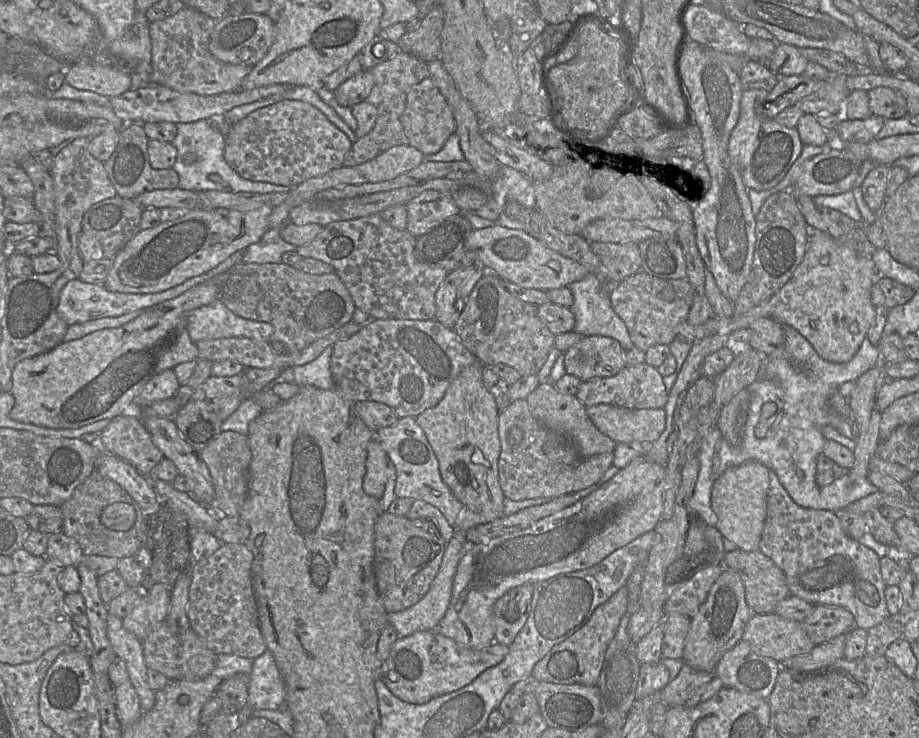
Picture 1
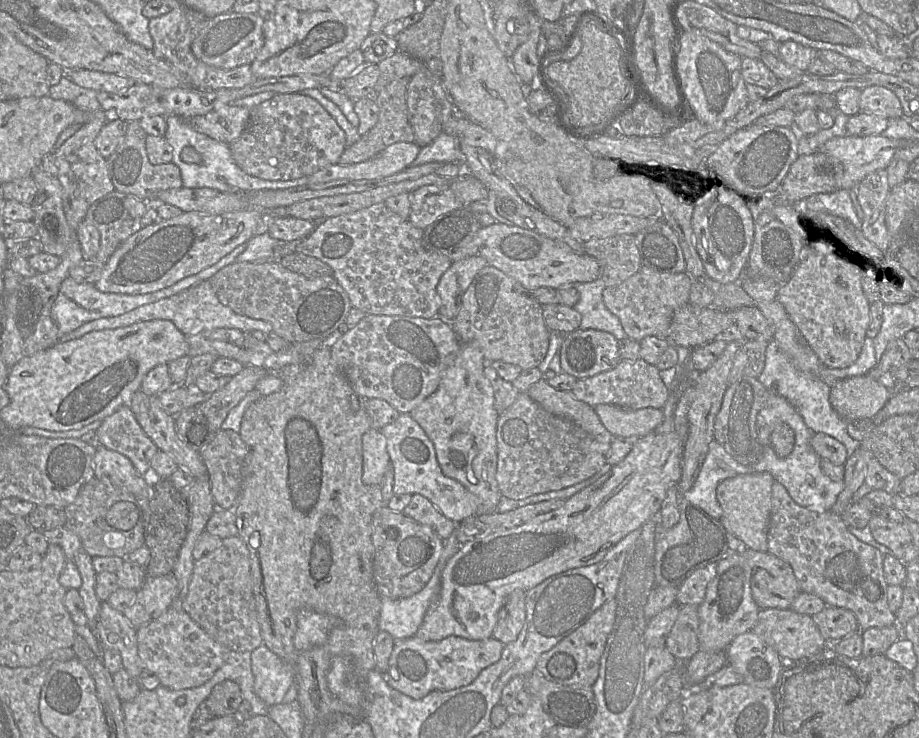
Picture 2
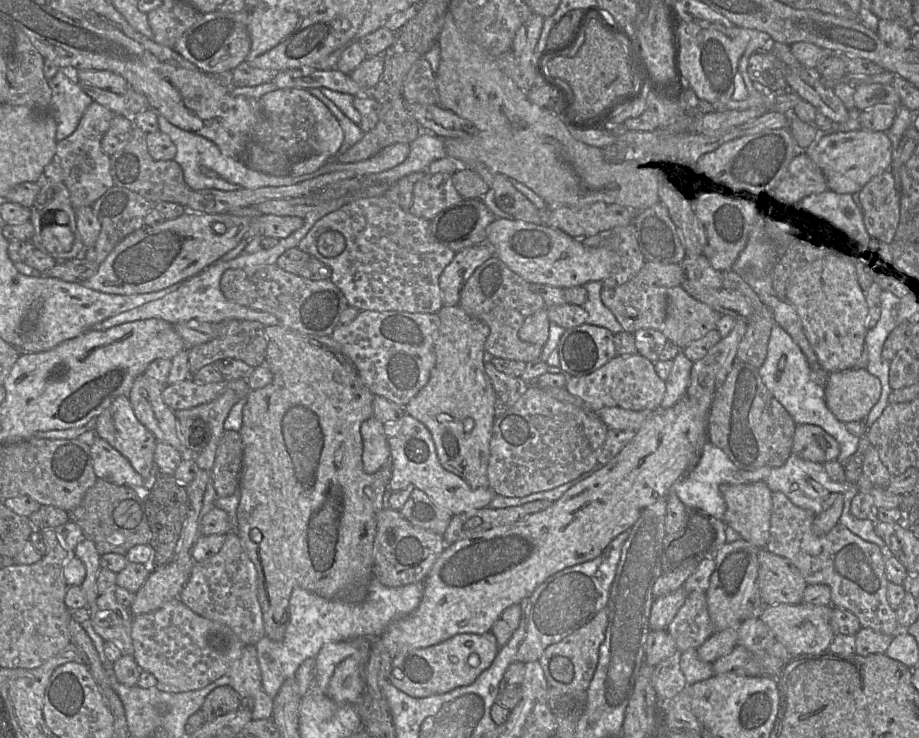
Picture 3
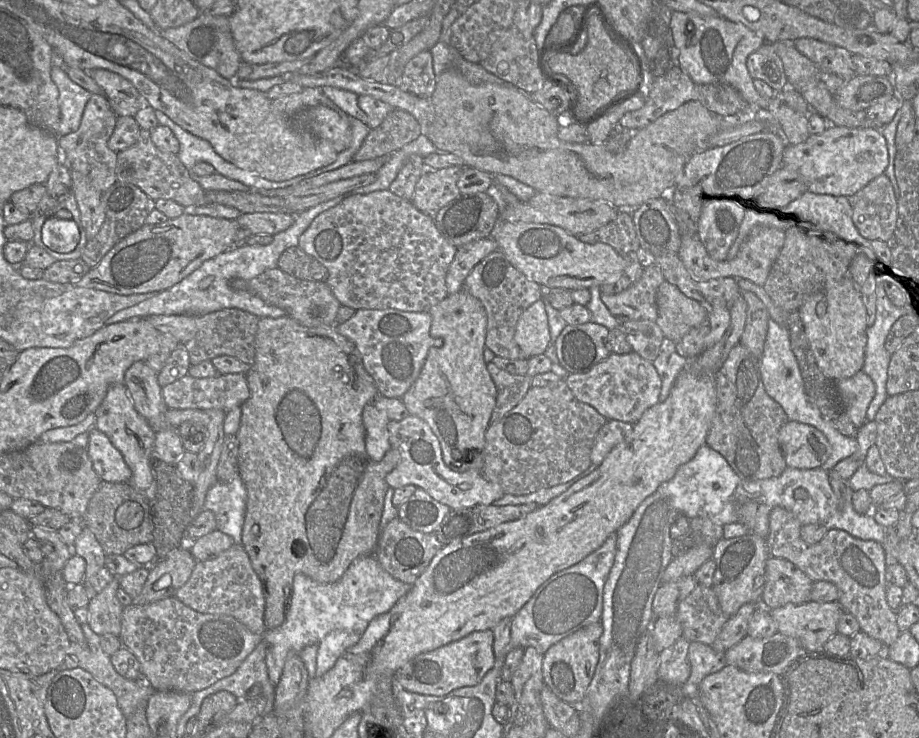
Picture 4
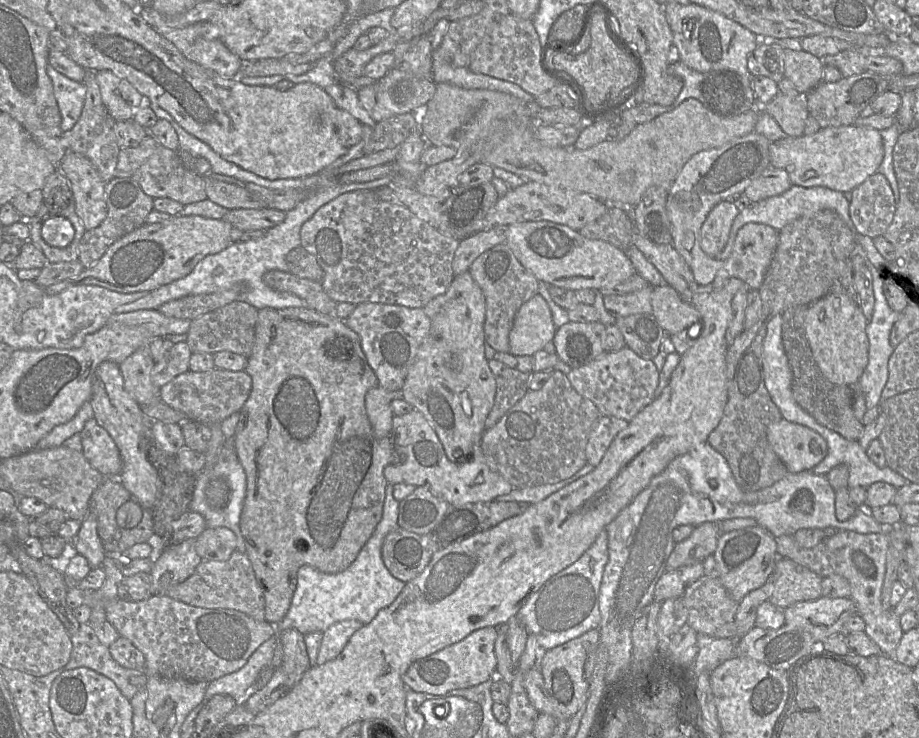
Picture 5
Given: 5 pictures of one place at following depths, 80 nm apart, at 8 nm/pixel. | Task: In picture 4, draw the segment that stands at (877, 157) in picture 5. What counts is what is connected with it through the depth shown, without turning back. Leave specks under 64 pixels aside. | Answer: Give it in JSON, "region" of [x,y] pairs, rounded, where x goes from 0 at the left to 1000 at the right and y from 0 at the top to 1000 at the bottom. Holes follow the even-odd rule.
{"region":[[[903,168],[897,179],[881,183],[874,194],[857,195],[851,214],[851,226],[867,230],[879,259],[908,266],[928,266],[948,244],[961,236],[966,222],[965,192],[958,175]]]}

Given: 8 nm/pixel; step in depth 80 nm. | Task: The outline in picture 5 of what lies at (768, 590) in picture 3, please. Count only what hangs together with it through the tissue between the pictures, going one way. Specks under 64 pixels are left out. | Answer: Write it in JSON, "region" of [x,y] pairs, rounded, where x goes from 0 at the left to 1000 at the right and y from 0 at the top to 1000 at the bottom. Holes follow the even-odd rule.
{"region":[[[847,756],[839,780],[841,802],[836,812],[842,821],[854,824],[872,814],[894,808],[894,782],[856,756]]]}

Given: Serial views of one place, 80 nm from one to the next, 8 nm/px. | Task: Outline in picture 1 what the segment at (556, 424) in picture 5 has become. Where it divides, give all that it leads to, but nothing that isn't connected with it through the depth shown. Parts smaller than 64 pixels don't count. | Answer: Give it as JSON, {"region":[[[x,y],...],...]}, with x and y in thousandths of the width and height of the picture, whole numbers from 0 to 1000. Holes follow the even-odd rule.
{"region":[[[564,541],[544,557],[542,587],[545,614],[542,623],[543,653],[550,673],[566,679],[579,675],[605,675],[626,668],[650,654],[667,630],[667,612],[633,621],[624,600],[614,589],[594,580],[580,565],[572,541]]]}

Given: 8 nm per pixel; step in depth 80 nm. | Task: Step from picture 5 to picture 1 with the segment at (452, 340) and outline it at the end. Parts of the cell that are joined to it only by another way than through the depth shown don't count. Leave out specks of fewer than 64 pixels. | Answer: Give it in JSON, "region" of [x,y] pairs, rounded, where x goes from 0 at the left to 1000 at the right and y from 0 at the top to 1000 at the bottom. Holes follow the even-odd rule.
{"region":[[[519,488],[506,497],[493,515],[482,539],[471,551],[453,565],[453,572],[462,587],[478,626],[478,637],[483,654],[502,680],[503,690],[493,711],[496,718],[508,721],[513,715],[542,703],[547,696],[550,671],[543,653],[542,623],[545,600],[542,587],[543,556],[538,537],[530,528],[524,515],[527,493]]]}

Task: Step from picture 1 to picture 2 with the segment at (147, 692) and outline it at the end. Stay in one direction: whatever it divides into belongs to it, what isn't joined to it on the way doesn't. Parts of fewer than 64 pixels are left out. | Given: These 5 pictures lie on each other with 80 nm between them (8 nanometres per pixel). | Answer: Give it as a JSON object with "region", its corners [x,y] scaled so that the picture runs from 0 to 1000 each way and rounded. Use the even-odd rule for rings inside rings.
{"region":[[[116,814],[110,816],[107,836],[106,864],[112,879],[123,879],[131,885],[134,905],[151,920],[156,905],[150,888],[148,852],[133,829],[123,825]]]}

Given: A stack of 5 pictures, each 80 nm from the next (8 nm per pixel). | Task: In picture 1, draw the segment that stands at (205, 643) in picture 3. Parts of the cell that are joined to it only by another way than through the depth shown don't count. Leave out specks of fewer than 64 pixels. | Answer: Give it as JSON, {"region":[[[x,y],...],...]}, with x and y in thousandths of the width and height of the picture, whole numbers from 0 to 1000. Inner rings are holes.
{"region":[[[176,843],[153,871],[160,905],[180,915],[184,921],[214,923],[226,916],[235,901],[236,886],[223,875],[211,854],[206,851],[200,858],[195,858],[189,843]]]}

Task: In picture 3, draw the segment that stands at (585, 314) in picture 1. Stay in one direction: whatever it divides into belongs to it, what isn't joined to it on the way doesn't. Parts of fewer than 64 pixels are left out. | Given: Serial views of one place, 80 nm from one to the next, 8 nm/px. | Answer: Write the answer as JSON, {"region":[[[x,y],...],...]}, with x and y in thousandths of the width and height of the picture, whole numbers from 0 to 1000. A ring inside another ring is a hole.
{"region":[[[643,381],[637,385],[635,389],[640,398],[638,409],[633,413],[640,424],[637,438],[661,444],[667,453],[678,449],[668,425],[654,407],[655,382]]]}

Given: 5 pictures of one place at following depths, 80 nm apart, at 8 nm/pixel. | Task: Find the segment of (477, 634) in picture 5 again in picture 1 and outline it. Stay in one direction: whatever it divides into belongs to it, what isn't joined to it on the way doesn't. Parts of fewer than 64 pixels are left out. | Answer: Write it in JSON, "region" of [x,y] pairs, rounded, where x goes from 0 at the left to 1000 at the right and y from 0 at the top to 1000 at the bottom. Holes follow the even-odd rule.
{"region":[[[474,854],[454,855],[429,870],[417,900],[416,920],[425,939],[435,949],[461,954],[470,946],[510,928],[526,909],[545,898],[553,883],[552,874],[541,870],[526,879],[516,881],[499,874]]]}

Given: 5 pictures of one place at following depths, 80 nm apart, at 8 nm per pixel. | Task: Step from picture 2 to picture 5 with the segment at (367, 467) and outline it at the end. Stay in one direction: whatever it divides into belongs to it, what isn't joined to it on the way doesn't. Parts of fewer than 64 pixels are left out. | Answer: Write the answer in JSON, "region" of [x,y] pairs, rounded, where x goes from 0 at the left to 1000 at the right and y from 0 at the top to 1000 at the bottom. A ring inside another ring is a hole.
{"region":[[[409,523],[397,535],[397,553],[406,588],[410,595],[427,591],[428,558],[425,545],[433,535]]]}

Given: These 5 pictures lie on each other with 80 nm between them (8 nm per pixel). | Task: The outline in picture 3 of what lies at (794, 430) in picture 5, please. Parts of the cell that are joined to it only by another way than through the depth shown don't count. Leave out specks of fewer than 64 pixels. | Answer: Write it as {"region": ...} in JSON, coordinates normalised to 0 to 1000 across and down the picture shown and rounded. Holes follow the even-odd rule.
{"region":[[[866,575],[862,614],[875,623],[897,629],[911,623],[914,603],[893,579]]]}

